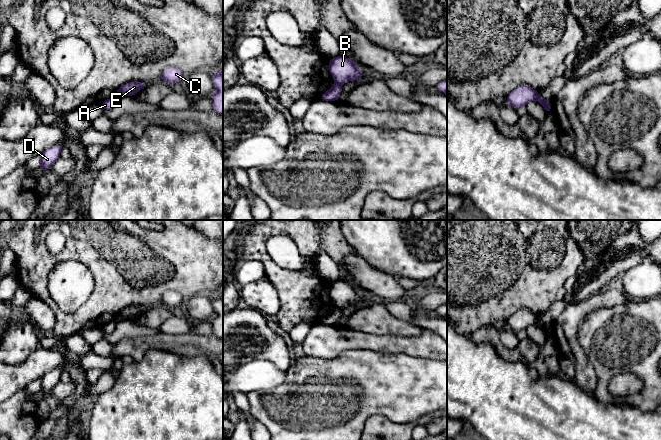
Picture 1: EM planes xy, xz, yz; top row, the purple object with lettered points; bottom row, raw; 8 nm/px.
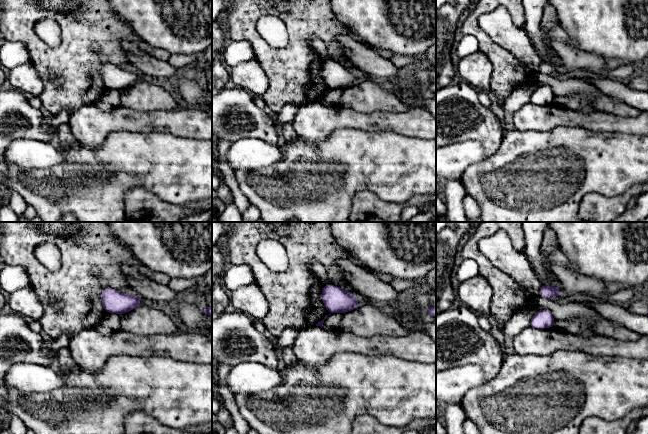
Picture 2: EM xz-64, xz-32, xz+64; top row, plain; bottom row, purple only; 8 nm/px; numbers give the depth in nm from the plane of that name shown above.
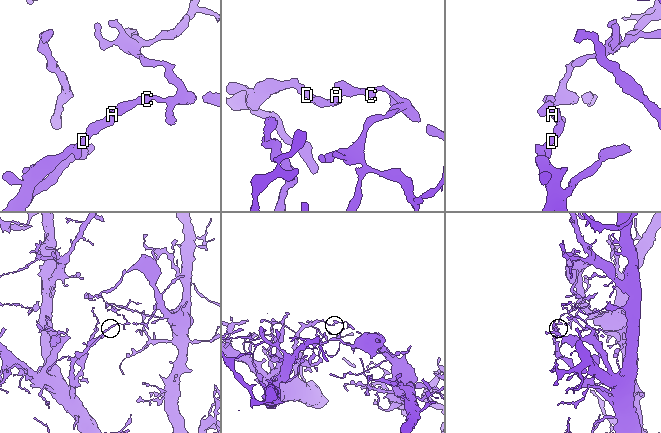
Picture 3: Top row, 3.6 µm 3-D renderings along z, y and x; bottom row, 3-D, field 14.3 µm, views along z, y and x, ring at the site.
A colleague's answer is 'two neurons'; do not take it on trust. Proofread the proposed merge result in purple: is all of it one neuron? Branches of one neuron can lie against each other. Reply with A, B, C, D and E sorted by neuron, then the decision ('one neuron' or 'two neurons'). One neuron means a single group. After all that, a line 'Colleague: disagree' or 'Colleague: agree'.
A D / B C E; two neurons
Colleague: agree

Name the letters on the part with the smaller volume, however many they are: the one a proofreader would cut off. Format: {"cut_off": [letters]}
{"cut_off": ["B", "C", "E"]}

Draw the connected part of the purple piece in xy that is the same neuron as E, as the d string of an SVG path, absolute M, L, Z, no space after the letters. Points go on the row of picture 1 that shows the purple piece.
M128 82L122 85L115 93L116 98L120 98L123 96L134 96L139 90L146 87L148 83L145 82Z

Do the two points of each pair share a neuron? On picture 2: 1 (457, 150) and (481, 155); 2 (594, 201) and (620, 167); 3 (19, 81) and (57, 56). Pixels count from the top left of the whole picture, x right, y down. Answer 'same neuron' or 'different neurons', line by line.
1: same neuron
2: different neurons
3: different neurons

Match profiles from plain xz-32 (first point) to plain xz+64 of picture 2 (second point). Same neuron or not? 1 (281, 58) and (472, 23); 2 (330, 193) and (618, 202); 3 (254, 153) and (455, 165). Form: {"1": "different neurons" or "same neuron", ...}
{"1": "same neuron", "2": "different neurons", "3": "same neuron"}

